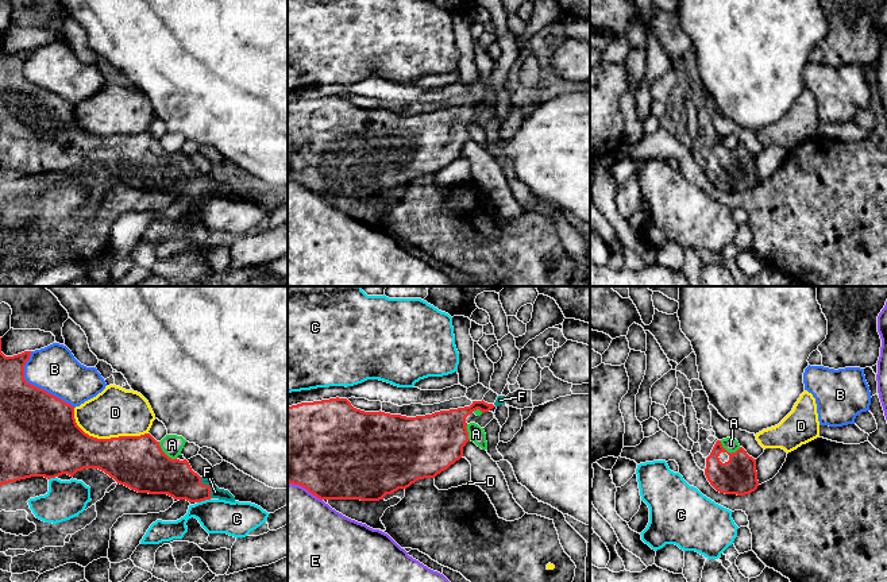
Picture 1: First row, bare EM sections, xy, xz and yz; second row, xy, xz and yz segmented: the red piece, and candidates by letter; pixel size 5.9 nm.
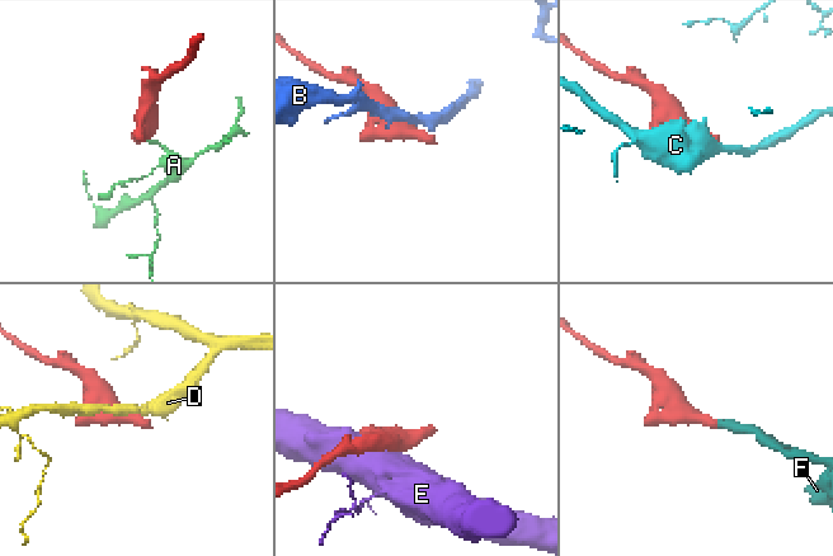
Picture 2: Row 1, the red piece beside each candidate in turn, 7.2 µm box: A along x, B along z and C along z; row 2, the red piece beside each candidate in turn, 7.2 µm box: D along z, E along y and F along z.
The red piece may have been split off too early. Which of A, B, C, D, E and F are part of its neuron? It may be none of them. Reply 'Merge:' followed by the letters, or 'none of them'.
Merge: F

